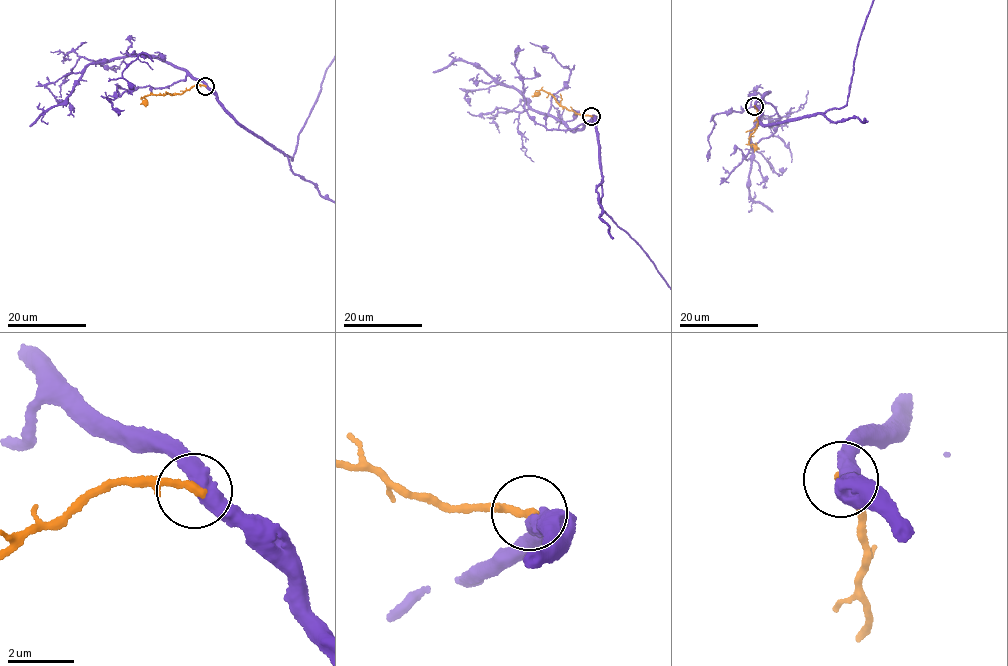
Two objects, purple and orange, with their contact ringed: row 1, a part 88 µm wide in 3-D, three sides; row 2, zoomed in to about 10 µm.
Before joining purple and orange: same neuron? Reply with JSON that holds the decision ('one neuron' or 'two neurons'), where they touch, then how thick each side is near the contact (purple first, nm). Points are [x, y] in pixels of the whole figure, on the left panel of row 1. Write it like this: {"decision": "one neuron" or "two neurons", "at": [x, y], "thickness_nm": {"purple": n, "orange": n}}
{"decision": "two neurons", "at": [205, 86], "thickness_nm": {"purple": 480, "orange": 260}}

